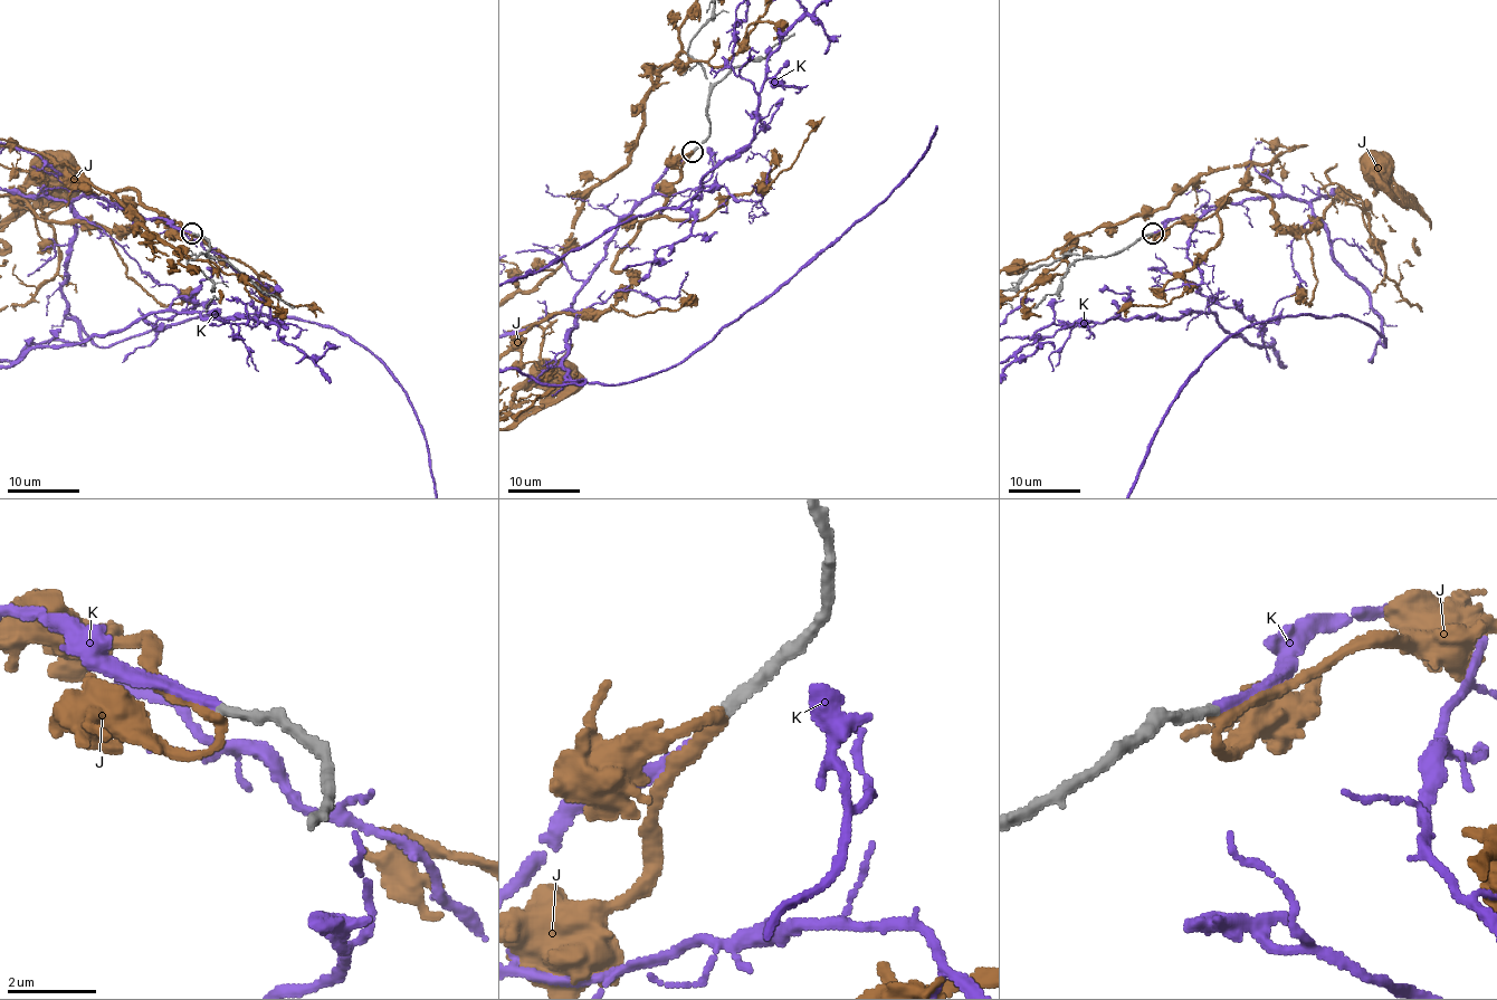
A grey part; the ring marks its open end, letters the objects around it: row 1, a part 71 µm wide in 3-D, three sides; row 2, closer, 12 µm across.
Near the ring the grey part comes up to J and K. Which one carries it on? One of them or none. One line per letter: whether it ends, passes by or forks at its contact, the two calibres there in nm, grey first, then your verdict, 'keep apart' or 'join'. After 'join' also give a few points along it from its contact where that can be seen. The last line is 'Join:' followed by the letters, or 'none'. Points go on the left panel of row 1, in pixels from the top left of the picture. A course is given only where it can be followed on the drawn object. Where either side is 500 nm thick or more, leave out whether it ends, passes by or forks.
J: it passes by | 240/240 nm | keep apart
K: it ends | 240/240 nm | join | via (191, 232), (72, 203), (95, 343), (333, 325), (422, 429)
Join: K

